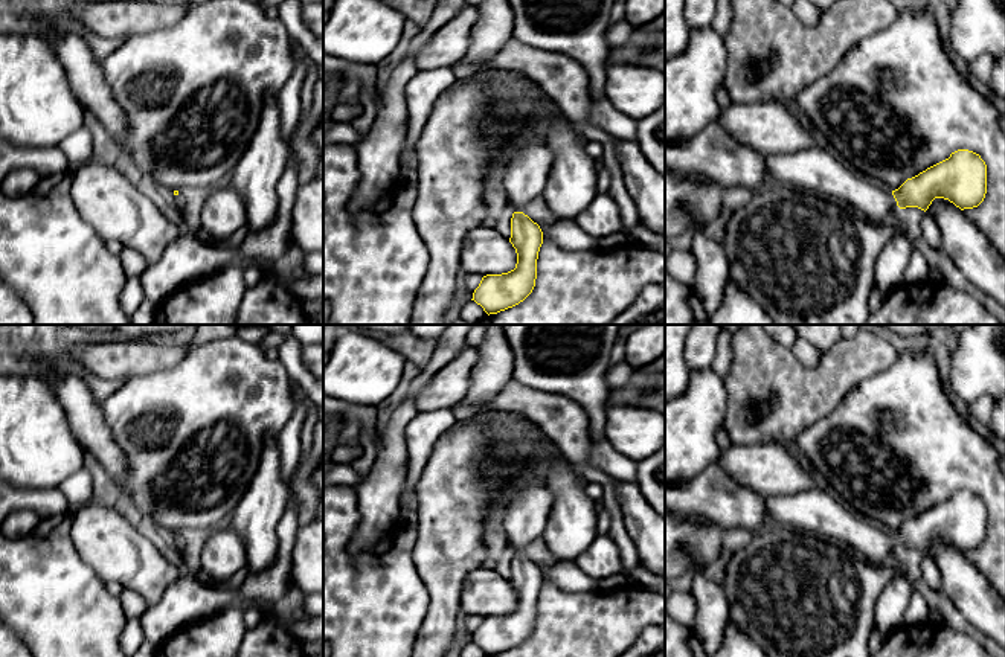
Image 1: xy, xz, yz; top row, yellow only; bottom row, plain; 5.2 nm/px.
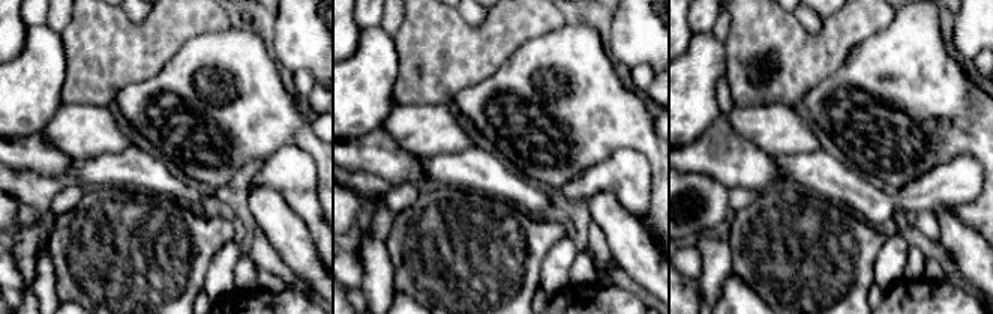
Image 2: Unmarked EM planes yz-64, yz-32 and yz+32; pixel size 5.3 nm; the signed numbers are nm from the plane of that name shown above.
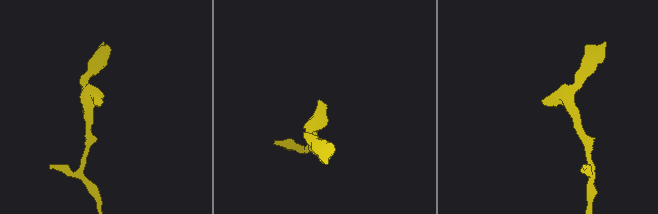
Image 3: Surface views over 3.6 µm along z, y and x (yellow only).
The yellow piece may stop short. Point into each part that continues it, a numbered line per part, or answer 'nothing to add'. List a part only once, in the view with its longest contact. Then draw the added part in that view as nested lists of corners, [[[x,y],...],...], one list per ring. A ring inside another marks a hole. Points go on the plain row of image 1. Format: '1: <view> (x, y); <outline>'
1: yz (816, 511); [[[819,488],[766,498],[770,523],[814,532],[859,553],[871,564],[883,564],[897,543],[891,532],[839,503]]]

